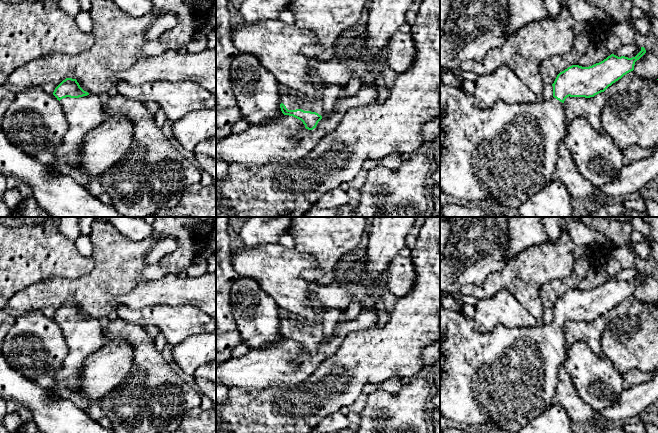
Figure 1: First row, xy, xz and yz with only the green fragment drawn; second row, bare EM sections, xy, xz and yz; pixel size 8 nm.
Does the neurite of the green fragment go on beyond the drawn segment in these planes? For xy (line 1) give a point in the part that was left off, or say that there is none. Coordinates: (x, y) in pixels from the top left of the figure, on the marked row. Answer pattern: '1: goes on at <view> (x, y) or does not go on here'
1: goes on at xy (84, 114)

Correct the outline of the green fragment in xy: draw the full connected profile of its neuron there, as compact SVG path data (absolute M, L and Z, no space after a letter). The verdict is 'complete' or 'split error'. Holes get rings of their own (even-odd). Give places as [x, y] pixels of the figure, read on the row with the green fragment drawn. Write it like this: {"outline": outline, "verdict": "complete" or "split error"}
{"outline": "M66 78L54 90L69 124L64 138L55 150L56 160L65 159L74 167L79 162L83 138L106 121L109 116L97 95L84 91L76 79Z", "verdict": "split error"}

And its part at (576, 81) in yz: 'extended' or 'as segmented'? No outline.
extended

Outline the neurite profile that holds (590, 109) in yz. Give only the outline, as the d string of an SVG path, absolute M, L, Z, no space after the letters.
M605 92L590 98L569 96L563 103L566 121L571 122L578 117L583 117L593 129L603 132L600 125L600 114L606 102Z

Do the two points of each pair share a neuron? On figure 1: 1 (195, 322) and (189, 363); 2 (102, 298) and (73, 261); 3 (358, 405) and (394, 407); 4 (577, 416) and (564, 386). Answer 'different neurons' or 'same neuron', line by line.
1: different neurons
2: different neurons
3: different neurons
4: same neuron

